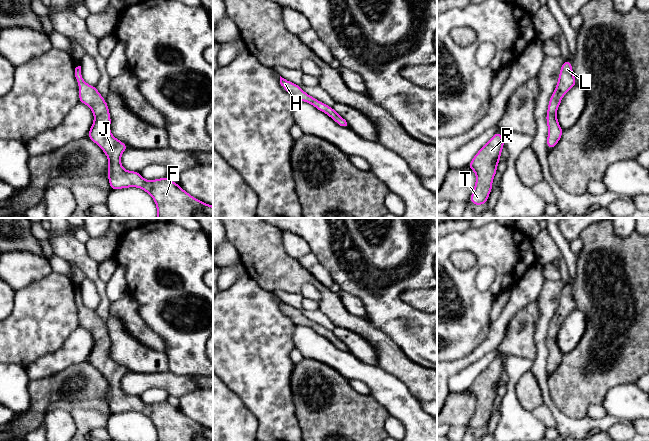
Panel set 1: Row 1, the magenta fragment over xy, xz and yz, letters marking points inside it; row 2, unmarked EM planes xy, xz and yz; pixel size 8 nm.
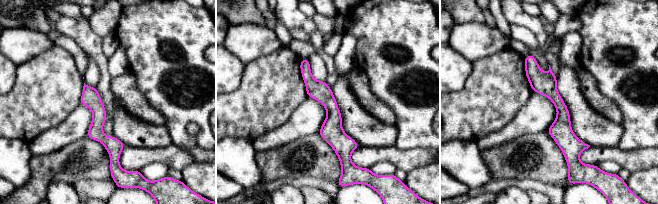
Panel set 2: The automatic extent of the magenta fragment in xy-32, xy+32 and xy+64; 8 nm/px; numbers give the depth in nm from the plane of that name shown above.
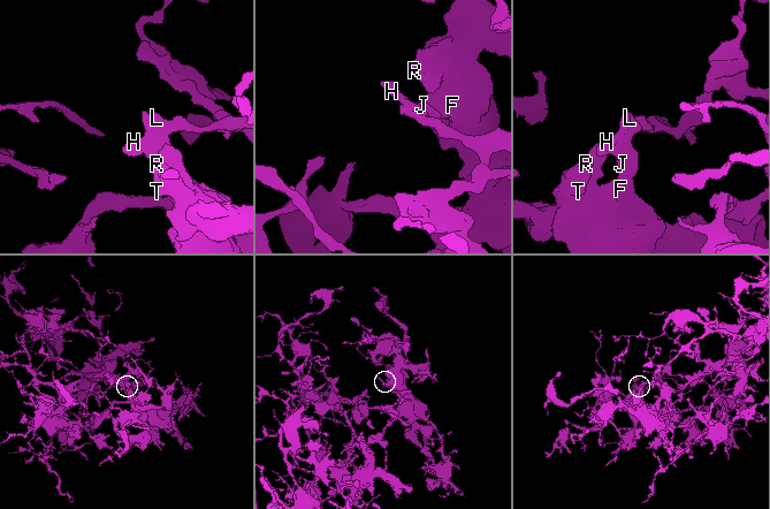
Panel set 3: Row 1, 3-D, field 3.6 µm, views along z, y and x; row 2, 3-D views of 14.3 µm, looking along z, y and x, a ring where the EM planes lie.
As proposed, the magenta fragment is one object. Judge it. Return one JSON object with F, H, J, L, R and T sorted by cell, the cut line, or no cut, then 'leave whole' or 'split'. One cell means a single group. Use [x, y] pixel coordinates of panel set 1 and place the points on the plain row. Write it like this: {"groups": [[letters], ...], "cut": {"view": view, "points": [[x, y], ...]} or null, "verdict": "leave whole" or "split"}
{"groups": [["F", "H", "J", "L", "R", "T"]], "cut": null, "verdict": "leave whole"}

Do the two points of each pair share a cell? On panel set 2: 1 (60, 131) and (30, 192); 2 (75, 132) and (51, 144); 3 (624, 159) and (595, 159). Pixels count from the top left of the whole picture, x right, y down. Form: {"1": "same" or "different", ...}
{"1": "different", "2": "same", "3": "same"}

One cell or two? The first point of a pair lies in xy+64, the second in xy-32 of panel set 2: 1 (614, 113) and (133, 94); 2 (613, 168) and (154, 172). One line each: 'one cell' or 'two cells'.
1: one cell
2: one cell

